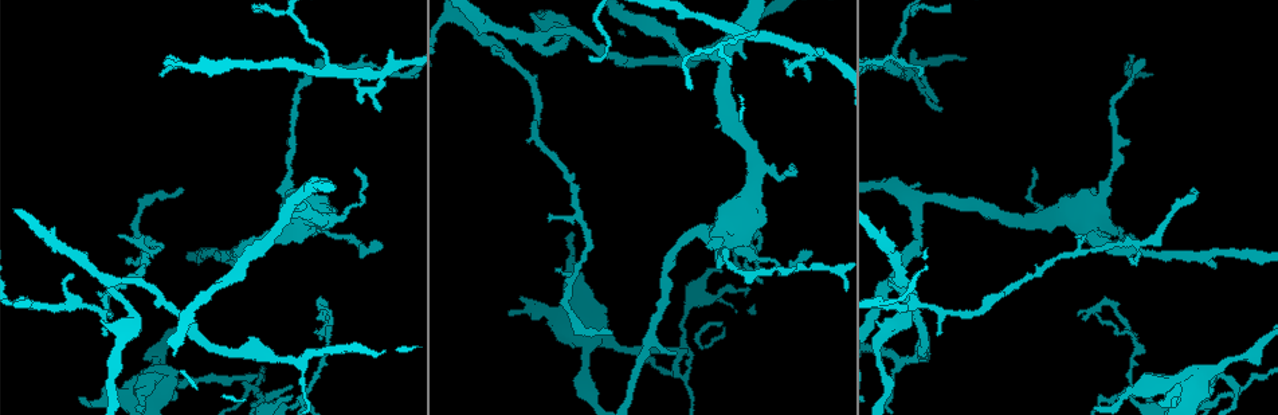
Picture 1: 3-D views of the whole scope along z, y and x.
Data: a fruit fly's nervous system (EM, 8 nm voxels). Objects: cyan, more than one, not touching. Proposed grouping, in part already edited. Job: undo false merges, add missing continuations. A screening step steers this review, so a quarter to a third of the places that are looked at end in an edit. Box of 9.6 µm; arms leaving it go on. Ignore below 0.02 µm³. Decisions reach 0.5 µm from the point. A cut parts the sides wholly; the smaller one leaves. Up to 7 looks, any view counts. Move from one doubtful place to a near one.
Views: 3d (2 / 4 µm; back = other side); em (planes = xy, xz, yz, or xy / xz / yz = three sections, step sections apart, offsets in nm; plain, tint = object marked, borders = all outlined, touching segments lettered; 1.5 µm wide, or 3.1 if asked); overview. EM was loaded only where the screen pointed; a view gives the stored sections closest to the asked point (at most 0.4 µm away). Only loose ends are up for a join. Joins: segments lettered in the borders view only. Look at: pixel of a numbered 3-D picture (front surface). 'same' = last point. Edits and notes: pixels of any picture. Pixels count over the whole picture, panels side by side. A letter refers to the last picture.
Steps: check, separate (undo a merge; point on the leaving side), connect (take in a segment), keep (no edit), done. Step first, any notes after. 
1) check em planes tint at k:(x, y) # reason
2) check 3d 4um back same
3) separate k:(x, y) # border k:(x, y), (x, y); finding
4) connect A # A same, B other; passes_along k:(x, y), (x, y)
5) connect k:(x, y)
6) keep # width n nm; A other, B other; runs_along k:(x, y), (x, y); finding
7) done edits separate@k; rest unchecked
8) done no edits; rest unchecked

check em planes borders at 1:(245, 385) # sharp bend

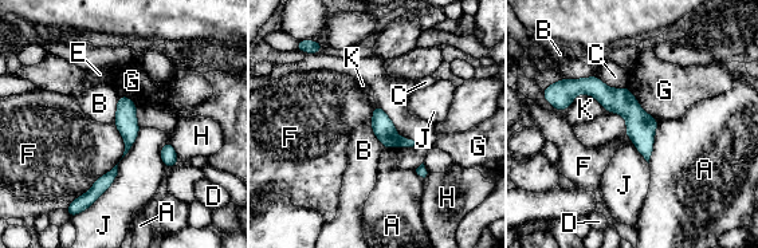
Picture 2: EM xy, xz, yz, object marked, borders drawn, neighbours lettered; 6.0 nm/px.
separate 2:(403, 142) # A other, B other, C other, D other, E other, F other, G other, H other, J other, K other; border 2:(400, 137), (395, 144); two neurons meet here

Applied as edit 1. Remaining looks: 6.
check em planes borders at 1:(1130, 262) # tapers out

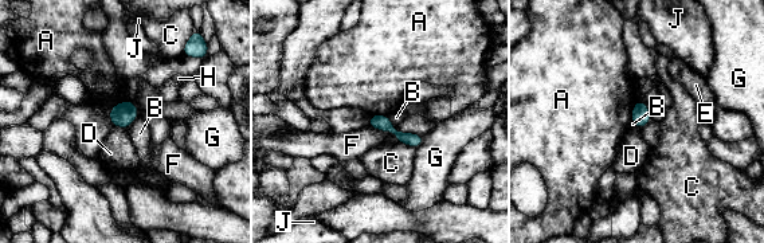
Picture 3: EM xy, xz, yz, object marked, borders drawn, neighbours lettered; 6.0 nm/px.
keep # A other, B other, C other, D other, E other, F other, G other, H other, J other; no lettered segment goes on from it

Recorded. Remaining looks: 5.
check em planes borders at 1:(1217, 266) # thin end

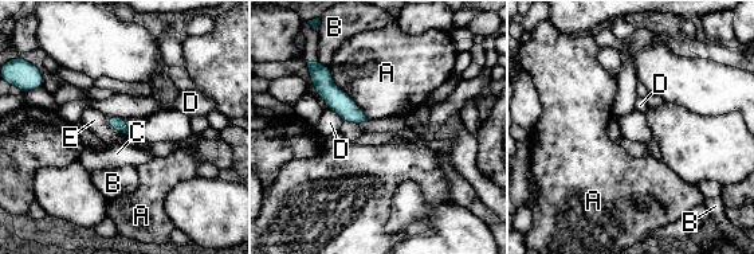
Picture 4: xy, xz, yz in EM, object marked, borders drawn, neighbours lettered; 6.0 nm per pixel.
keep # A other, B other, C other, D other, E other; border 4:(106, 117), (112, 126), (128, 135); no lettered segment goes on from it

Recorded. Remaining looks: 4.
done edits separate@2; rest unchecked

